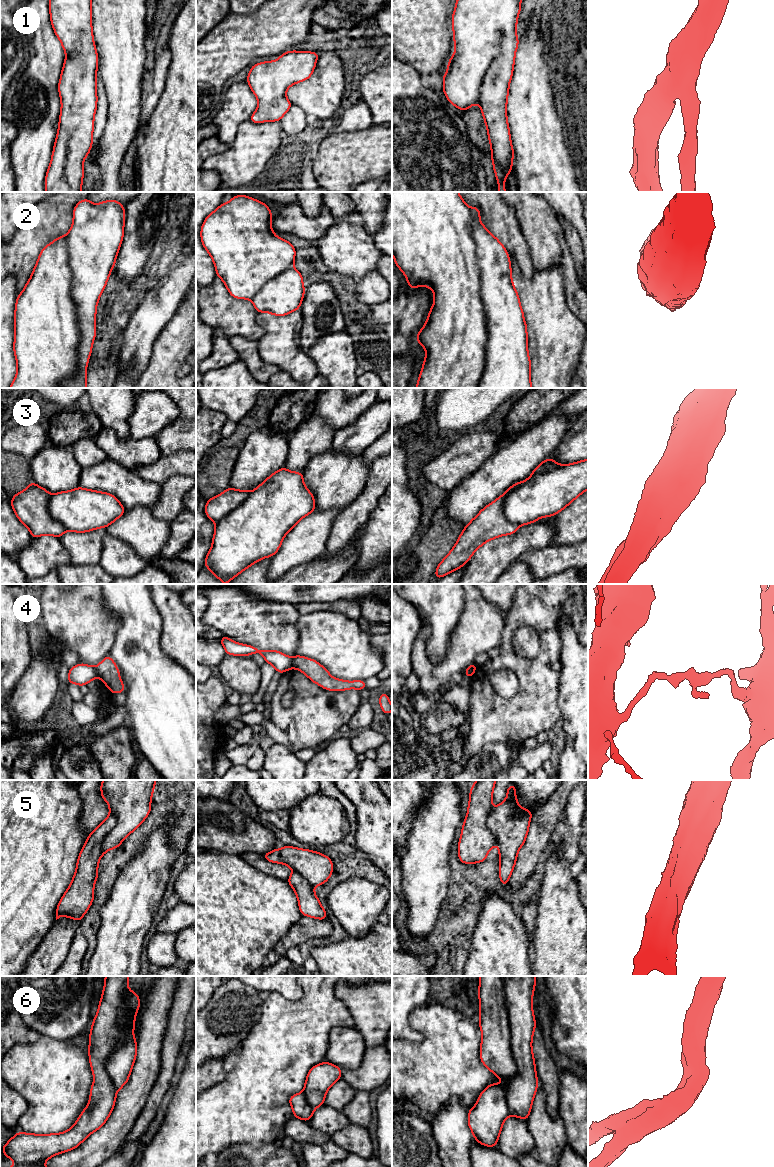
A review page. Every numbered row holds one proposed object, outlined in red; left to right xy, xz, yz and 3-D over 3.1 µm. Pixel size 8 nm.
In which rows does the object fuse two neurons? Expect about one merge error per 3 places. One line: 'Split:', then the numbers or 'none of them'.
Split: 3, 4

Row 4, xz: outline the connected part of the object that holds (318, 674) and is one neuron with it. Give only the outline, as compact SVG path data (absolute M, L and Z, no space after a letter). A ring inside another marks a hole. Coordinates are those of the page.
M295 655L292 658L292 665L293 668L303 672L312 682L329 691L368 689L364 680L345 681L333 678L325 667L311 658Z

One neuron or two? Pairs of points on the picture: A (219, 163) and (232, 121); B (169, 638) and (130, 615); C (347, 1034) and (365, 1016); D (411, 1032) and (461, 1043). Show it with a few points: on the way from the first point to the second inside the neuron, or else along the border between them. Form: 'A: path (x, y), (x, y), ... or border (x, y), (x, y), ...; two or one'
A: border (241, 122), (230, 144); two
B: border (157, 610), (162, 620), (161, 649), (167, 656); two
C: border (354, 1027), (360, 1033), (367, 1046); two
D: border (412, 1012), (411, 1024), (423, 1037), (420, 1042); two

